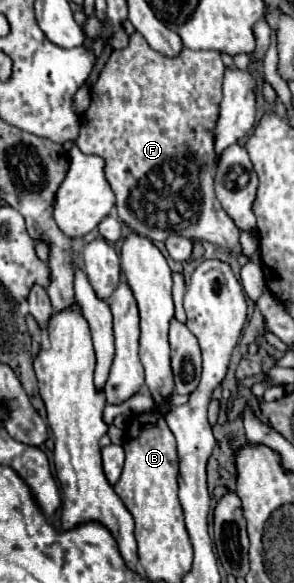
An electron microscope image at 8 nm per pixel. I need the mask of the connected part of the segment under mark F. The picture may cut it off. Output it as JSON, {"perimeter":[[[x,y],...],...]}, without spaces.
{"perimeter":[[[133,33],[129,37],[129,47],[121,49],[121,51],[113,51],[109,61],[105,63],[99,81],[93,85],[91,89],[91,105],[85,111],[85,115],[81,117],[81,133],[75,141],[75,145],[79,147],[81,153],[87,155],[99,155],[105,159],[105,177],[117,197],[117,215],[119,219],[133,231],[137,231],[143,237],[149,237],[151,241],[165,241],[169,235],[183,235],[189,239],[201,239],[201,241],[209,241],[213,245],[219,247],[227,247],[231,249],[235,255],[243,255],[241,251],[241,243],[239,243],[239,227],[233,223],[233,219],[229,219],[229,215],[223,211],[221,203],[215,197],[213,191],[213,127],[215,121],[219,117],[219,101],[221,101],[221,83],[223,83],[223,75],[225,75],[225,65],[221,61],[221,55],[217,51],[191,51],[191,49],[183,49],[179,57],[169,59],[157,51],[153,51],[147,41],[139,35]]]}

